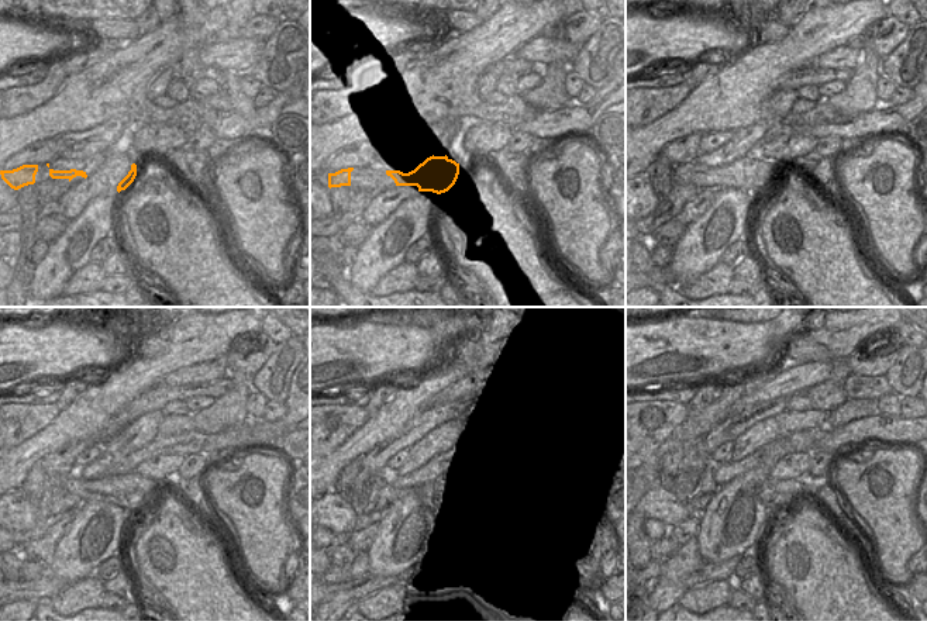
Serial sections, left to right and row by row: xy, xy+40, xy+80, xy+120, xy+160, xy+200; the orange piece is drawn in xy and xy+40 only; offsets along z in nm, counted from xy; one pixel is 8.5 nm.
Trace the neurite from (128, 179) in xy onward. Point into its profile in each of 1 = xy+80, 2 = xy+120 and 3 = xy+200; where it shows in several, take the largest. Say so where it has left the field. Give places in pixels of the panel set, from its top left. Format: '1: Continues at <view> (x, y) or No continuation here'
1: Continues at xy+80 (751, 173)
2: Continues at xy+120 (130, 490)
3: Continues at xy+200 (775, 494)

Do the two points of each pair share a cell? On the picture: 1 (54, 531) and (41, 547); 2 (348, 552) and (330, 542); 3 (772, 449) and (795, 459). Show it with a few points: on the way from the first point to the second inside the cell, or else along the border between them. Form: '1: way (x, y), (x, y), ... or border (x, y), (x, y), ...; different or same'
1: way (52, 535), (45, 542); same
2: border (338, 542), (330, 549); different
3: border (805, 451), (786, 454), (768, 478); different

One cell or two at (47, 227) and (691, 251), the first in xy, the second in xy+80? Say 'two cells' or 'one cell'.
two cells

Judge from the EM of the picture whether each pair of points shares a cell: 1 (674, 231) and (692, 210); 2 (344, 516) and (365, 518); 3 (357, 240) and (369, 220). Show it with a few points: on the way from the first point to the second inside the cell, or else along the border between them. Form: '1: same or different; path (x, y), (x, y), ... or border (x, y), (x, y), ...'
1: same; path (678, 226), (686, 216)
2: different; border (347, 500), (357, 516), (354, 530)
3: same; path (357, 235), (365, 224)

